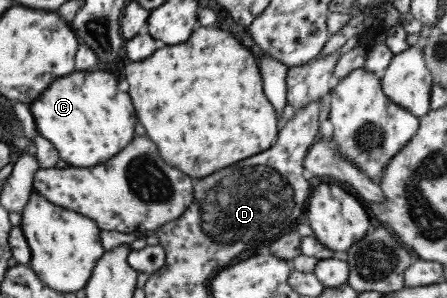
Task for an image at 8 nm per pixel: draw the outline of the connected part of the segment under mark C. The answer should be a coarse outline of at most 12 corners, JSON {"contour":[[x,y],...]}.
{"contour":[[106,70],[74,71],[28,104],[70,167],[108,160],[134,108]]}

